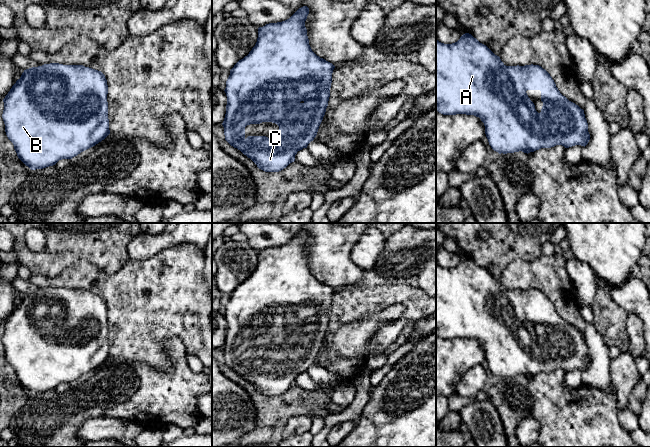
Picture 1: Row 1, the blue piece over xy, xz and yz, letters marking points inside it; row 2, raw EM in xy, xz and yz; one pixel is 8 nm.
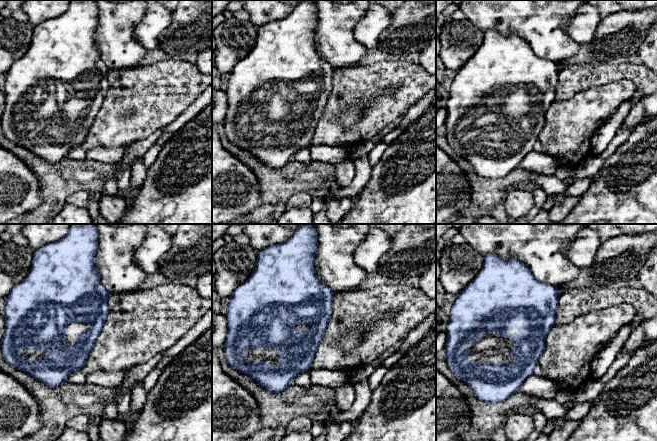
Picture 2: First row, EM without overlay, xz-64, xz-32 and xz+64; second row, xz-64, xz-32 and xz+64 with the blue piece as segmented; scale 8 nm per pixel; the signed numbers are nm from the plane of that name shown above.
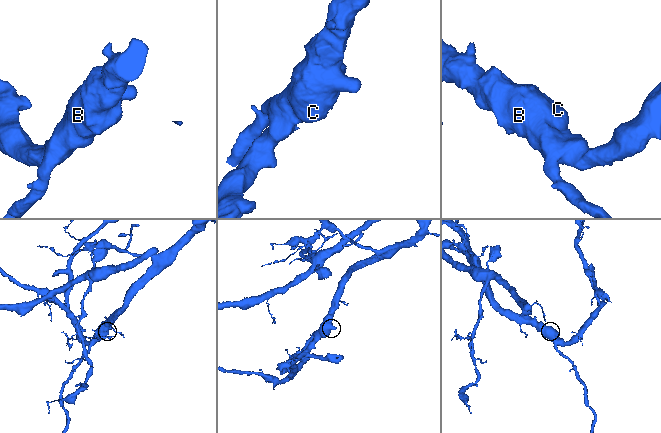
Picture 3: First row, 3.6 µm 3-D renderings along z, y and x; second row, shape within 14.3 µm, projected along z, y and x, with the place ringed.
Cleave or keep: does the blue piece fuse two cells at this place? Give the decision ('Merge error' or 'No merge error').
No merge error

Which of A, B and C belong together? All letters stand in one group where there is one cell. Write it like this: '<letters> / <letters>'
A B C

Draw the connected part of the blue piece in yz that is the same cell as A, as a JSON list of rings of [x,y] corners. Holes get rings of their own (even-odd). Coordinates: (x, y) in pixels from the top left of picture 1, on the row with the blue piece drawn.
[[[465,33],[452,44],[444,44],[436,37],[436,110],[443,115],[466,114],[479,117],[491,148],[499,154],[522,151],[534,152],[541,148],[562,145],[586,146],[590,140],[584,110],[563,96],[550,74],[539,65],[506,66],[499,56],[471,34]],[[527,90],[540,90],[543,106],[538,113],[528,97]]]

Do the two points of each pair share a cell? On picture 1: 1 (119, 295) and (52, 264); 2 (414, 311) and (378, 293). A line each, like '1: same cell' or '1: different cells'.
1: different cells
2: same cell

